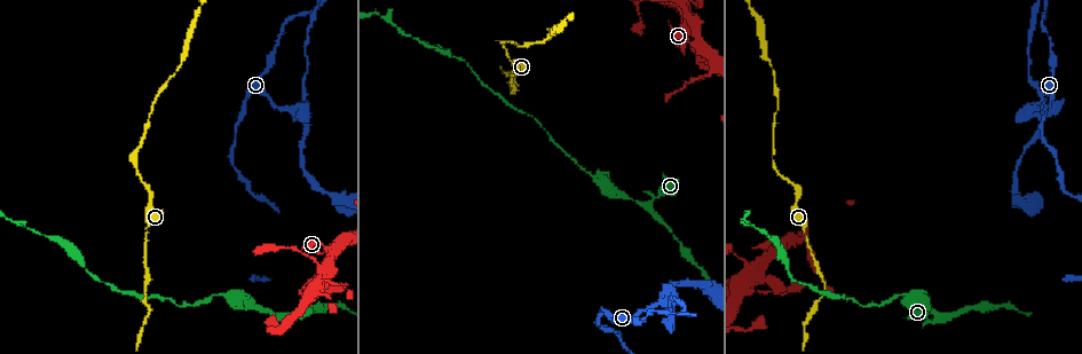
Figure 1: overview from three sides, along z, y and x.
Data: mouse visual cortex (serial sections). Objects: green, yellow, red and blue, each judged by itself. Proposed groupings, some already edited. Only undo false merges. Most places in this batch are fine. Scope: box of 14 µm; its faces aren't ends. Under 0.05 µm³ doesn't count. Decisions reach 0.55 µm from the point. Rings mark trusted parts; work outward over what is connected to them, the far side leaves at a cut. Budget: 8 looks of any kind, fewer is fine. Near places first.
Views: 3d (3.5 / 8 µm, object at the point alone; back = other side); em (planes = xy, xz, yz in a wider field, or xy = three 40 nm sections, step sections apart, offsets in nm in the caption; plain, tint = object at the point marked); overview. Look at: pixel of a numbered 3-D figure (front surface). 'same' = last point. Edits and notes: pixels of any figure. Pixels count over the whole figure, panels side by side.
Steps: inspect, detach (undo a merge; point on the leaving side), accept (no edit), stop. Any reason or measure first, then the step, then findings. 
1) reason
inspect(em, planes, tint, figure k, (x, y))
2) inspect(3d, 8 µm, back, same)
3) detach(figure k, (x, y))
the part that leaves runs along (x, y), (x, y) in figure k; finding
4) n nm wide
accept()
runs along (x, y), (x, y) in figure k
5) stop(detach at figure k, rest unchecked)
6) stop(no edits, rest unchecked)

calibre changes
inspect(3d, 3.5 µm, back, figure 1, (741, 257))

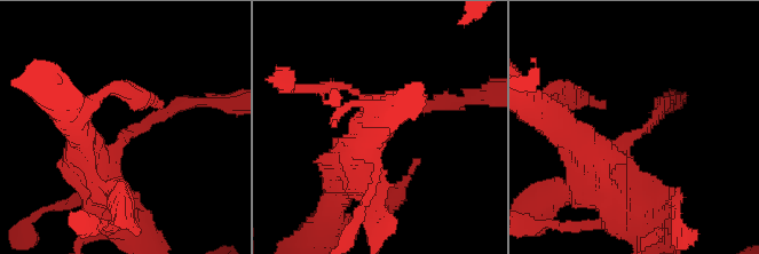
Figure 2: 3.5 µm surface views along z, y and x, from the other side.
arms of 150, 500 nm
inspect(em, xy, step 1, tint, figure 2, (128, 132))

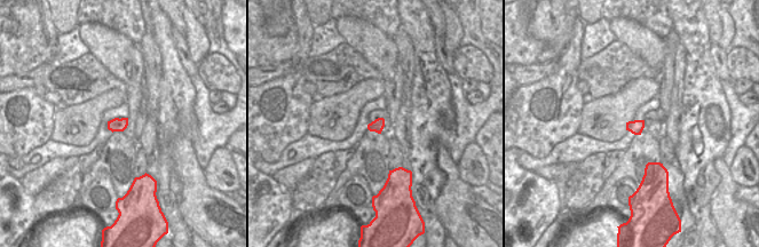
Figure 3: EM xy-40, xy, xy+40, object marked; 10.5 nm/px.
detach(figure 2, (168, 112))
the part that leaves runs along (136, 129), (189, 101), (235, 101) in figure 2; a second cell is stuck on

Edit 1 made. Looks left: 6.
redraw
inspect(overview)

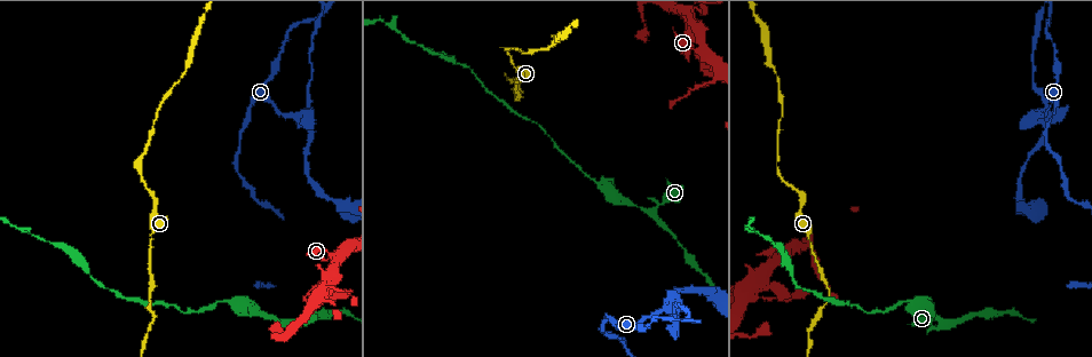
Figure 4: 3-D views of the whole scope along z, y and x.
thick turns thin
inspect(em, xy, step 1, tint, figure 4, (711, 82))

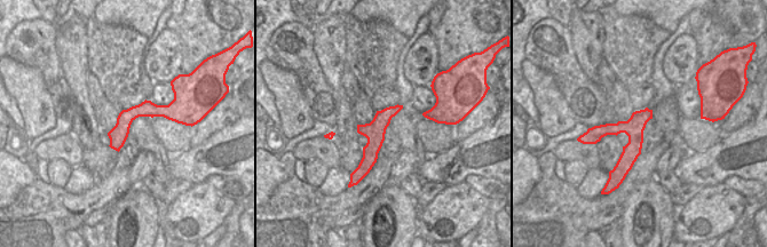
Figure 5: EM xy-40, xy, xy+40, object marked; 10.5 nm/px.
wider look
inspect(3d, 3.5 µm, same)

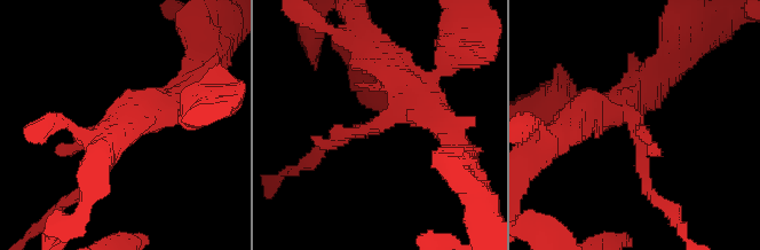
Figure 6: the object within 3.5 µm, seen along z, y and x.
detach(figure 6, (644, 145))
the part that leaves runs along (633, 114), (642, 173), (654, 197) in figure 6; a second cell is stuck on

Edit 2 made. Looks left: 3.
inspect(overview)

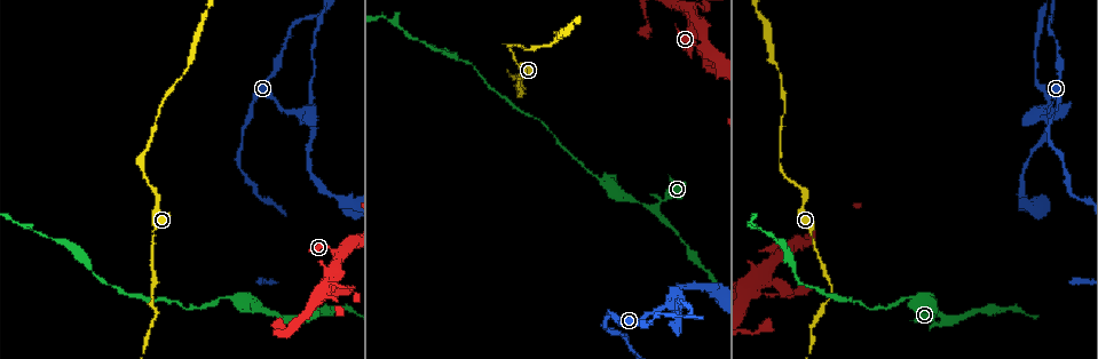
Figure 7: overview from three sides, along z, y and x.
inspect(3d, 8 µm, figure 7, (673, 310))

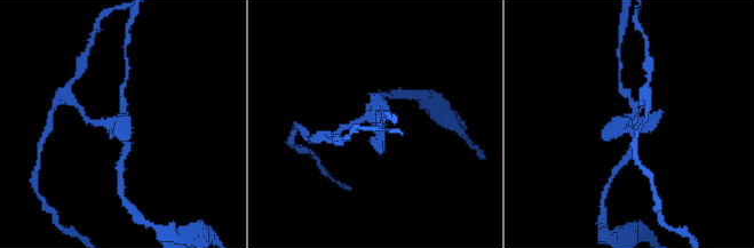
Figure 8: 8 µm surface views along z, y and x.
inspect(em, xy, step 5, tint, figure 8, (634, 128))

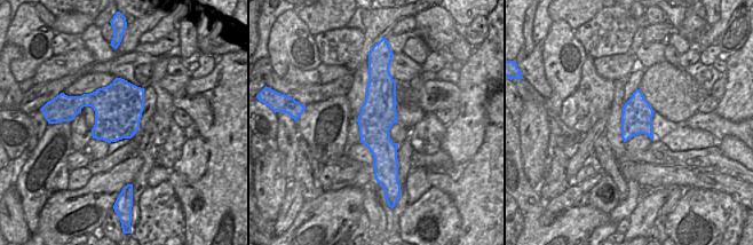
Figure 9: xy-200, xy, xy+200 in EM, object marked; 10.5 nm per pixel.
detach(figure 8, (381, 143))
two cells meet here

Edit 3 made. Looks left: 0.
stop(detach at figure 2, detach at figure 6, detach at figure 8, rest unchecked)

